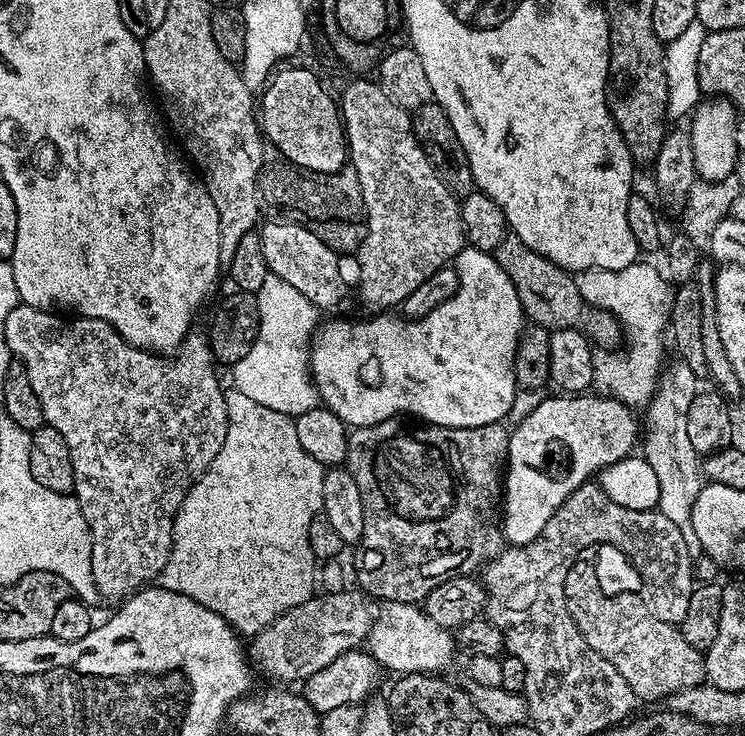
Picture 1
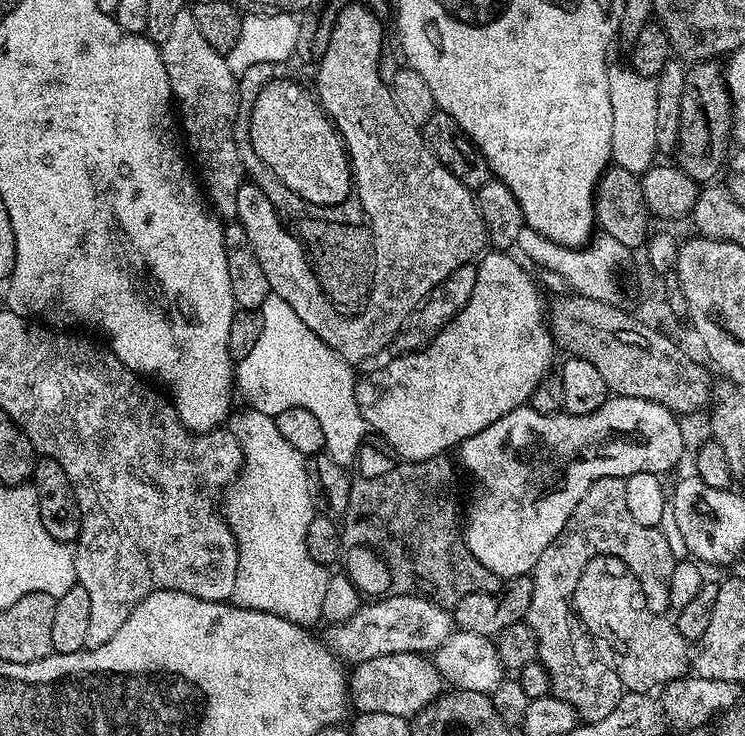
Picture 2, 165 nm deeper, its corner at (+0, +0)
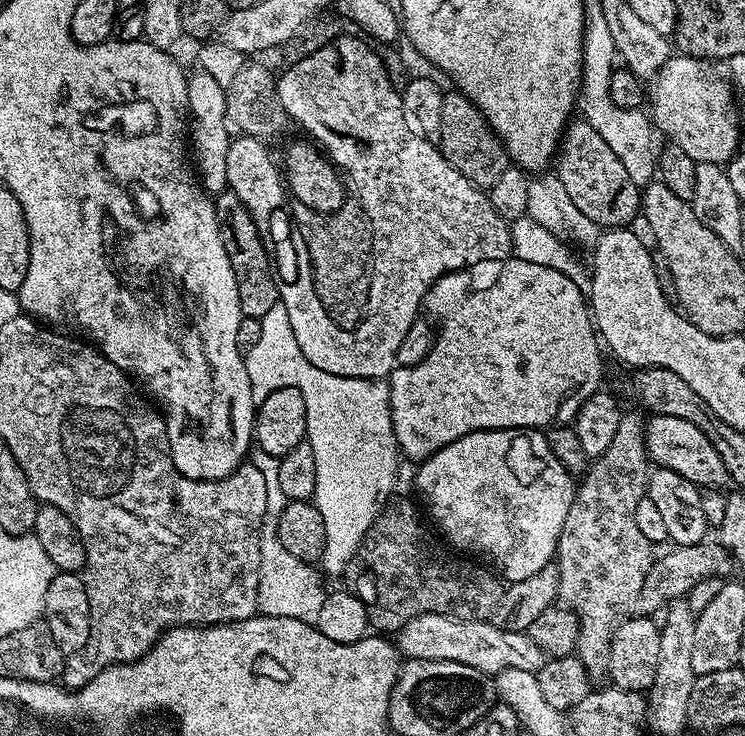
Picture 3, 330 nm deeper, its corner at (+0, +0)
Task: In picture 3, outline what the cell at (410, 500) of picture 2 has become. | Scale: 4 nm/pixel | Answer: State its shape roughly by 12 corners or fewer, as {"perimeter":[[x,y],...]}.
{"perimeter":[[395,500],[350,565],[377,633],[488,620],[505,585]]}

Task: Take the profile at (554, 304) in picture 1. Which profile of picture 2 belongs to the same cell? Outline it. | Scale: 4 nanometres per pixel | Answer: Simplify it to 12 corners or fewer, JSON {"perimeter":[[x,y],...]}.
{"perimeter":[[619,303],[547,305],[557,349],[609,393],[700,412],[714,380]]}

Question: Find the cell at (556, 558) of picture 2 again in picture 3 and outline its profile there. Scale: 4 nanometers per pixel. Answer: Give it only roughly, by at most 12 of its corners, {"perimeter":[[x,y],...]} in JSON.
{"perimeter":[[625,411],[591,461],[556,543],[574,655],[608,676],[616,592],[635,594],[654,545],[634,510],[650,461]]}

